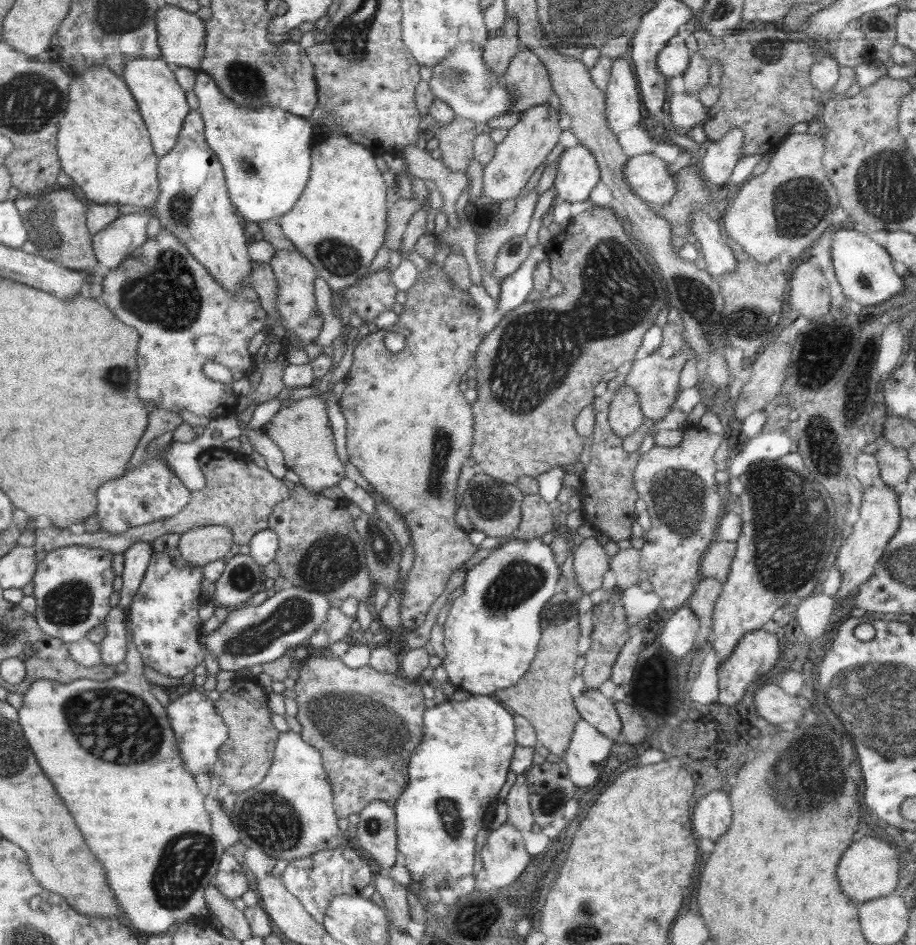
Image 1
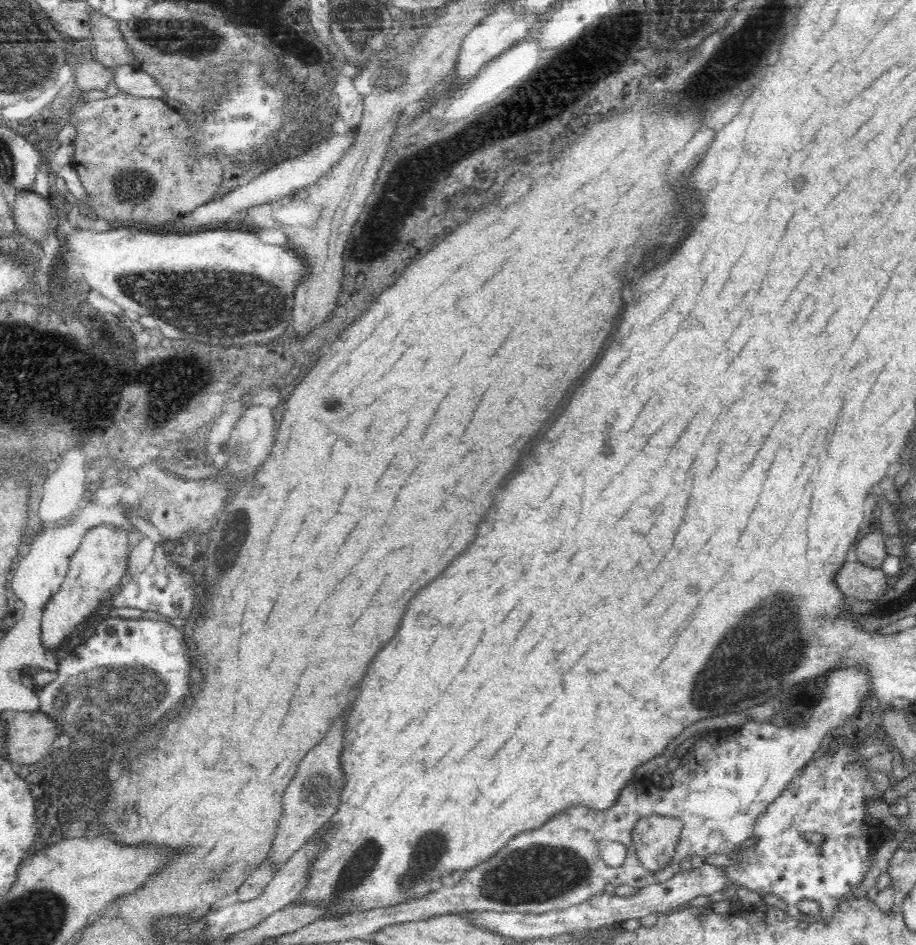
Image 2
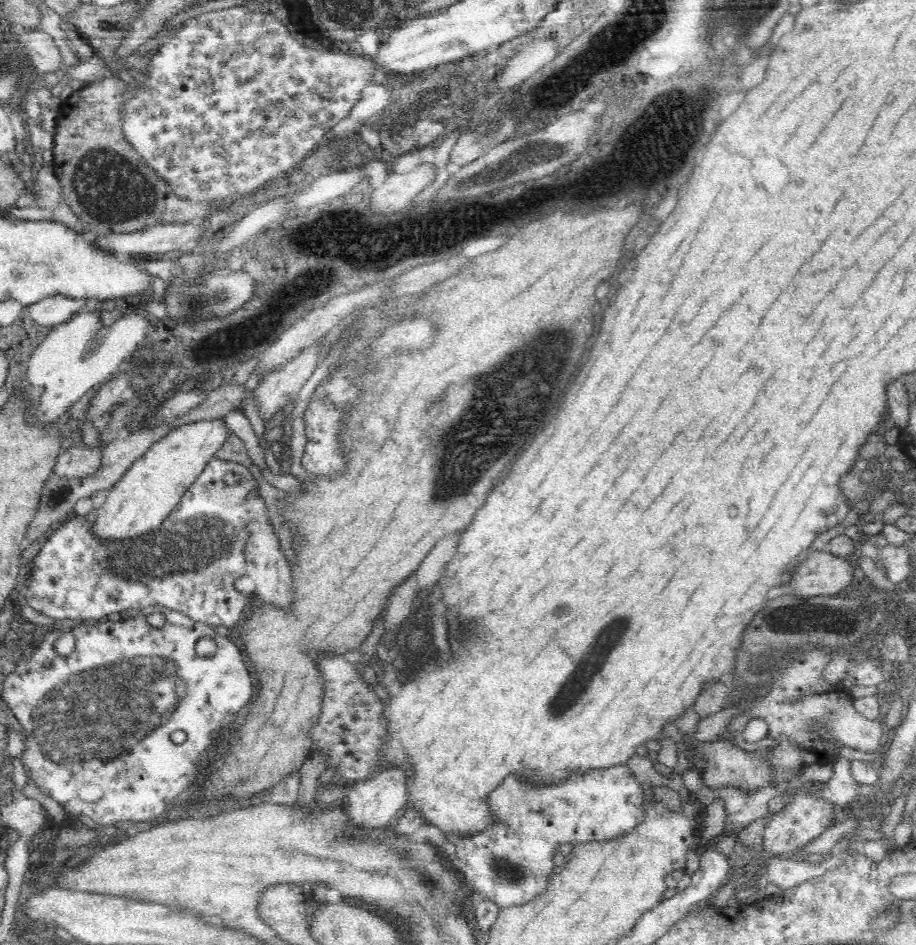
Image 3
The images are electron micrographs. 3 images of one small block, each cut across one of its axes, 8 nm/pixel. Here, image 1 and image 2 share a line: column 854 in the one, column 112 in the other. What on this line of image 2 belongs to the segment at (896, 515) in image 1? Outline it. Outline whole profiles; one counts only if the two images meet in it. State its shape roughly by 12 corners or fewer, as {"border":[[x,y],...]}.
{"border":[[89,528],[42,610],[54,648],[90,620],[128,571],[128,534]]}

